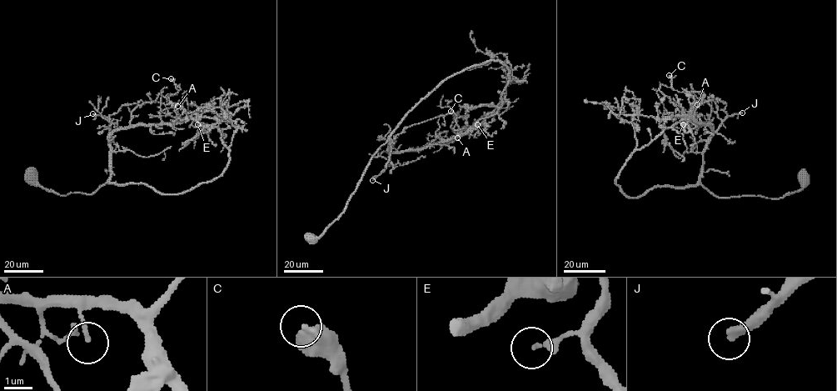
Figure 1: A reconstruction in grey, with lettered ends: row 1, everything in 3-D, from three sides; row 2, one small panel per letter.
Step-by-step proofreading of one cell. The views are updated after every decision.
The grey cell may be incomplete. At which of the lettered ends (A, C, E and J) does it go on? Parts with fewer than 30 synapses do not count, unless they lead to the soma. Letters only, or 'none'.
J

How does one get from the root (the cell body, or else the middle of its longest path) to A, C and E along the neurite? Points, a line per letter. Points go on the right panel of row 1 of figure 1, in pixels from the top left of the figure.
A: (803, 179), (799, 191), (779, 198), (714, 196), (699, 182), (702, 152), (712, 129), (695, 121), (697, 104)
C: (803, 179), (779, 198), (714, 196), (699, 182), (712, 133), (695, 118), (703, 92), (675, 90), (669, 75)
E: (803, 179), (799, 191), (779, 198), (717, 198), (699, 182), (702, 152), (712, 129), (691, 117), (683, 124)

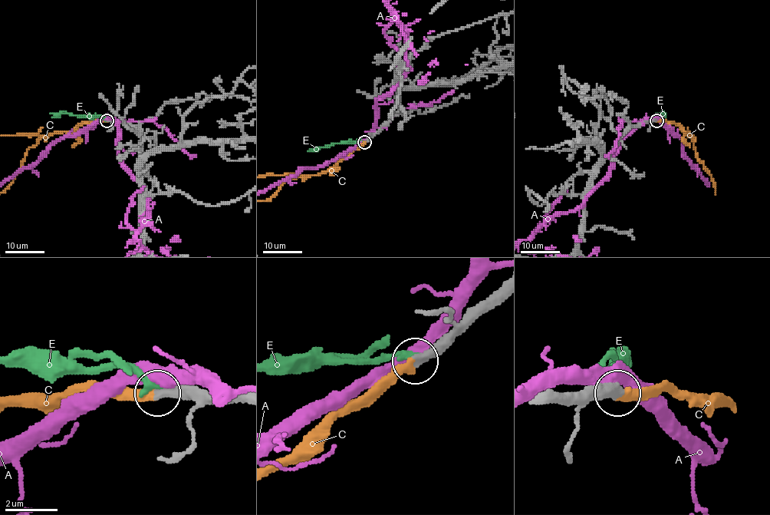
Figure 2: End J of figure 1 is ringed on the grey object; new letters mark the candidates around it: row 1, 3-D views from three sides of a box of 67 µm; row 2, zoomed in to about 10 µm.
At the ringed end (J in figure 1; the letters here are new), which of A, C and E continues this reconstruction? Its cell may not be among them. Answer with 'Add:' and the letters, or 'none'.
Add: C

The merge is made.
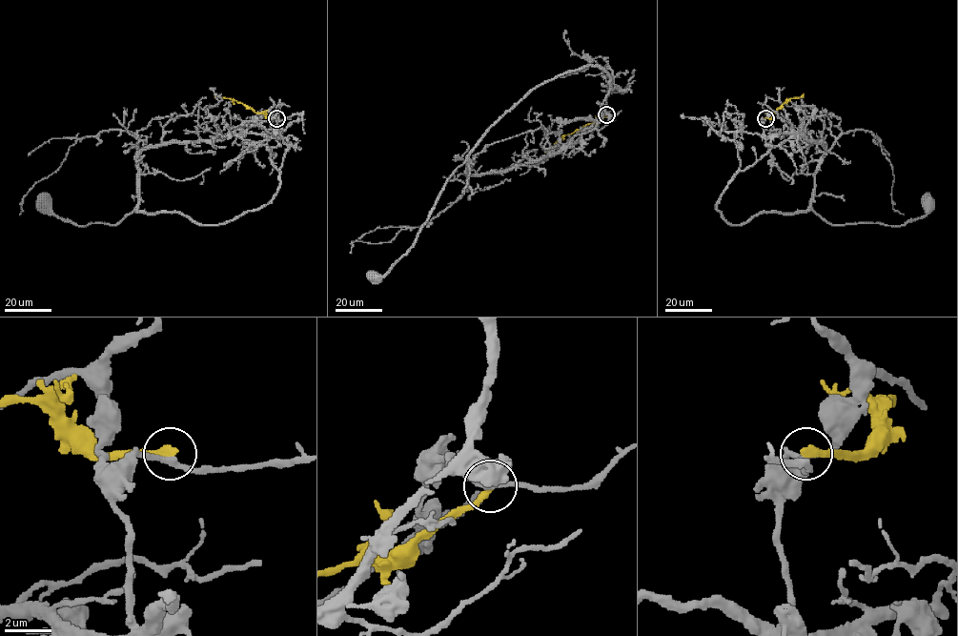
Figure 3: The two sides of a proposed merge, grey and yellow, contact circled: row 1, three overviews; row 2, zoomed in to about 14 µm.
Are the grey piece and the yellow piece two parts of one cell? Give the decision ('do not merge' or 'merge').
do not merge

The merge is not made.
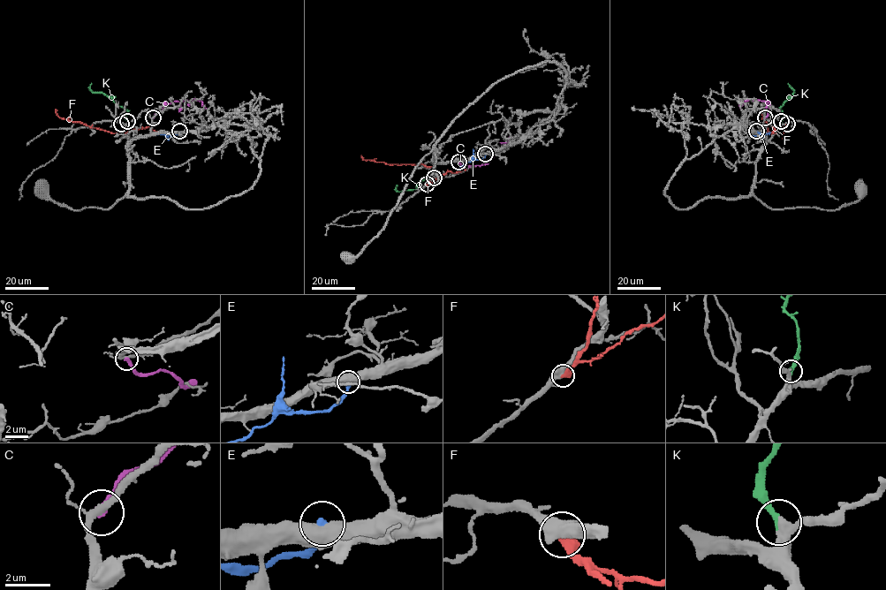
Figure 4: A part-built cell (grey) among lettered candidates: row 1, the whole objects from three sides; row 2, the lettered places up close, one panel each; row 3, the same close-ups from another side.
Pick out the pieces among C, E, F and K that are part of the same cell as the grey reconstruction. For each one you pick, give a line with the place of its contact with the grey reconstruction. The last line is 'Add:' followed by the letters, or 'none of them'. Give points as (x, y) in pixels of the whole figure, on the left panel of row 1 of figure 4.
K: Touches grey at (127, 121)
Add: K

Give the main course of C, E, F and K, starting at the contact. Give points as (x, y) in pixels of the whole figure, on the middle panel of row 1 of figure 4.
C: (458, 162), (471, 167), (484, 164), (502, 150), (511, 137)
E: (486, 154), (480, 159), (472, 159), (459, 168)
F: (427, 184), (432, 177), (432, 167), (421, 163), (388, 164), (364, 160), (360, 155)
K: (434, 178), (421, 181), (413, 190), (396, 190), (397, 185)

